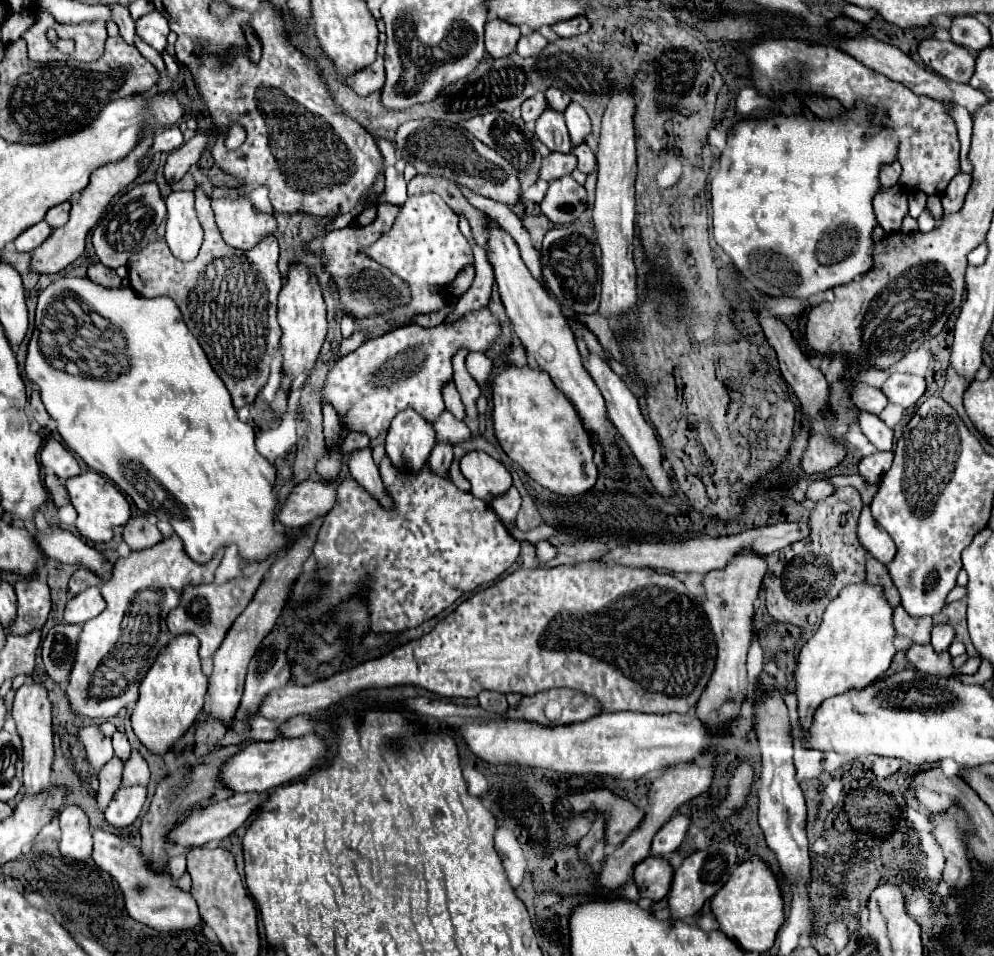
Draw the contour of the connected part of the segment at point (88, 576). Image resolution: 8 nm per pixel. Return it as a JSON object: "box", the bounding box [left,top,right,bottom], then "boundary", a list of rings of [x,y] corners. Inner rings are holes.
{"box":[69,567,103,597],"boundary":[[[81,567],[79,571],[75,571],[75,575],[73,575],[71,581],[69,581],[69,597],[73,597],[75,593],[79,593],[79,591],[83,591],[83,589],[87,589],[87,587],[99,585],[99,583],[103,583],[103,579],[101,579],[99,575],[95,575],[93,571]]]}

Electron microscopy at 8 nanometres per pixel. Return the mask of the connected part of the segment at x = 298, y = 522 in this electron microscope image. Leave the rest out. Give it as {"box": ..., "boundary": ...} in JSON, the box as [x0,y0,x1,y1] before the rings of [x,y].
{"box":[277,481,335,529],"boundary":[[[301,481],[293,487],[279,509],[277,519],[289,527],[299,529],[309,521],[323,517],[335,505],[335,487],[321,481]]]}

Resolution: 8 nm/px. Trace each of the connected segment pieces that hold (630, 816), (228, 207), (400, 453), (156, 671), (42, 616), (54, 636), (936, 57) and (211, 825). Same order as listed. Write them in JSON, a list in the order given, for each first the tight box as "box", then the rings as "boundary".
[{"box":[587,789,645,845],"boundary":[[[601,789],[601,791],[591,791],[587,793],[589,803],[597,811],[601,811],[599,801],[603,801],[603,813],[607,813],[607,843],[609,845],[621,845],[643,821],[645,813],[639,811],[631,801],[615,797],[613,793]]]},{"box":[211,187,277,249],"boundary":[[[235,187],[235,191],[239,195],[237,199],[215,197],[211,199],[211,207],[227,245],[237,249],[251,249],[261,241],[261,237],[273,233],[277,223],[273,215],[253,209],[243,187]]]},{"box":[387,409,435,471],"boundary":[[[413,409],[401,411],[387,431],[387,455],[397,469],[417,471],[435,445],[435,429]]]},{"box":[131,635,209,755],"boundary":[[[179,635],[171,639],[139,685],[139,701],[131,713],[131,723],[135,735],[151,753],[165,755],[175,739],[183,737],[185,731],[193,727],[203,709],[209,681],[201,671],[197,649],[199,639],[195,635]]]},{"box":[13,577,51,635],"boundary":[[[27,577],[15,583],[15,593],[17,593],[17,619],[13,625],[13,635],[29,633],[31,629],[41,629],[51,609],[47,583],[37,577]]]},{"box":[41,625,79,689],"boundary":[[[55,625],[53,629],[49,629],[41,645],[45,669],[61,689],[67,687],[67,677],[71,671],[71,661],[75,659],[75,645],[79,633],[79,625]]]},{"box":[919,39,975,83],"boundary":[[[925,39],[919,45],[919,55],[927,67],[953,83],[969,83],[975,73],[975,57],[953,41]]]},{"box":[167,793,263,847],"boundary":[[[235,793],[229,799],[215,803],[215,805],[207,805],[203,809],[195,809],[193,813],[189,813],[187,819],[183,819],[179,825],[173,825],[171,831],[167,833],[167,841],[171,841],[173,845],[179,847],[201,847],[209,841],[221,841],[227,835],[231,835],[239,825],[243,825],[247,821],[247,817],[257,811],[263,805],[263,795],[257,793]]]}]

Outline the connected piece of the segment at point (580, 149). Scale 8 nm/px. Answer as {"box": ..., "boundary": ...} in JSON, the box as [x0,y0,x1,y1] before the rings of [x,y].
{"box":[571,143,597,173],"boundary":[[[579,143],[579,145],[571,145],[571,153],[577,157],[577,169],[583,173],[591,173],[597,165],[595,155],[591,153],[591,149],[587,147],[587,143]]]}

